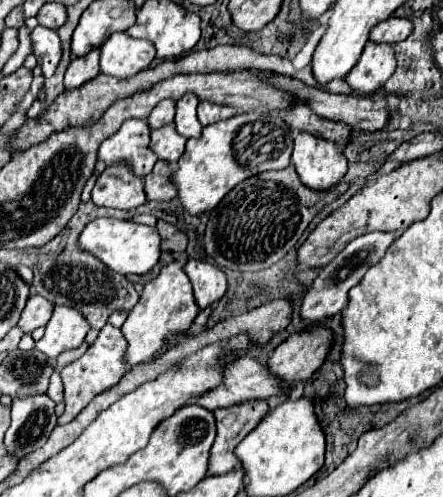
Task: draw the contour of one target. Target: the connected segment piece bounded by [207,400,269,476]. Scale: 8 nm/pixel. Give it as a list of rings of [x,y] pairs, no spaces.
[[[253,400],[243,402],[231,408],[215,410],[217,418],[217,438],[211,446],[209,454],[209,468],[207,474],[225,474],[231,472],[239,460],[235,458],[233,450],[235,446],[261,422],[263,416],[267,416],[269,404],[265,400]]]

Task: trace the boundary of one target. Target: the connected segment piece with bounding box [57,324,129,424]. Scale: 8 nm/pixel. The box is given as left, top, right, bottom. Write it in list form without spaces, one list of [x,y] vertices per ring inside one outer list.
[[[107,324],[93,346],[89,346],[89,350],[79,358],[75,360],[71,366],[63,368],[63,384],[65,384],[65,412],[63,416],[59,416],[59,424],[69,424],[91,400],[93,400],[99,392],[109,390],[113,388],[121,376],[129,370],[123,366],[123,360],[125,360],[125,348],[127,348],[127,342],[121,334],[119,328]]]

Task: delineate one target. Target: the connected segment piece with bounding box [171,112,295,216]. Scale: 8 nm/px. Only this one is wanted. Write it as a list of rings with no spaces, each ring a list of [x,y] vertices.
[[[265,112],[235,114],[223,122],[205,126],[201,138],[187,140],[177,170],[171,174],[171,184],[177,188],[183,210],[191,216],[209,212],[245,178],[265,170],[287,168],[293,152],[293,138],[293,130],[279,116]]]

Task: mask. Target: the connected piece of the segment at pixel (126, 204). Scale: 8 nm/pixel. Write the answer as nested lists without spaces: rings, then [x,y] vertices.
[[[115,164],[105,168],[105,172],[97,178],[91,200],[97,206],[109,206],[119,210],[131,210],[145,202],[143,180],[129,172],[127,164]]]

